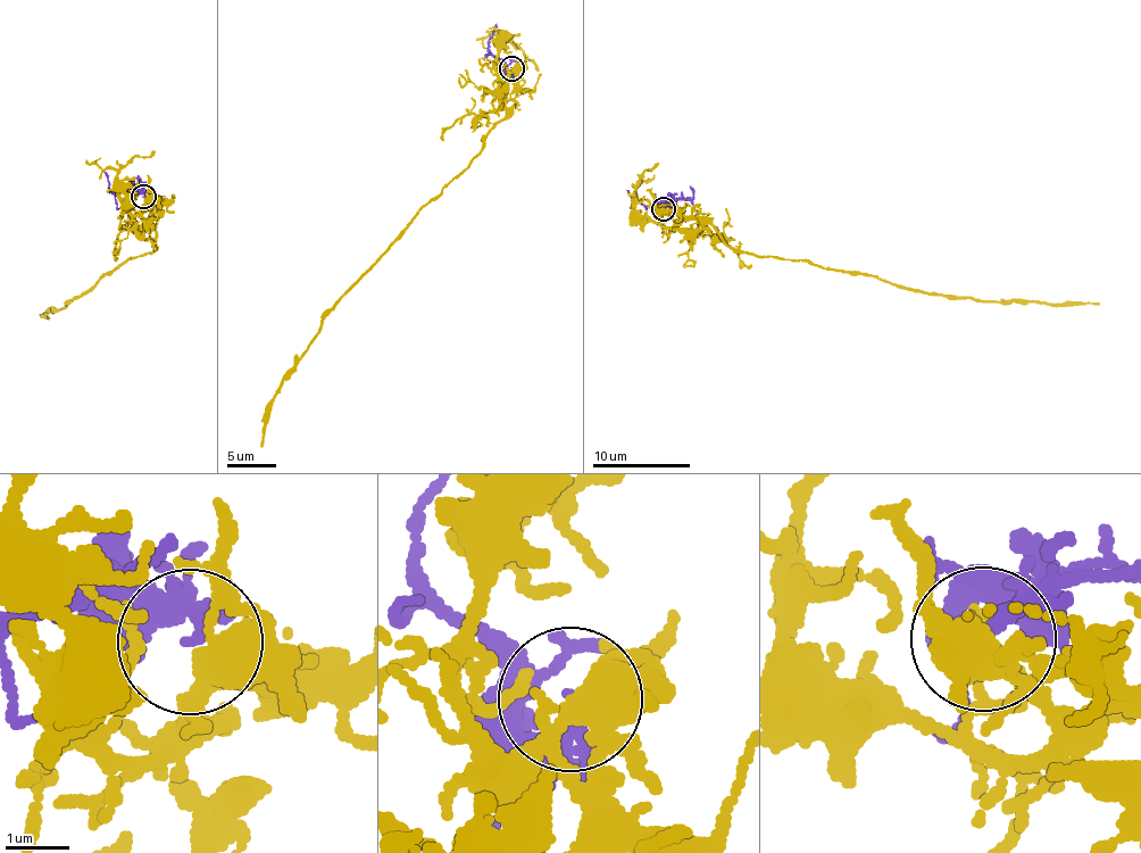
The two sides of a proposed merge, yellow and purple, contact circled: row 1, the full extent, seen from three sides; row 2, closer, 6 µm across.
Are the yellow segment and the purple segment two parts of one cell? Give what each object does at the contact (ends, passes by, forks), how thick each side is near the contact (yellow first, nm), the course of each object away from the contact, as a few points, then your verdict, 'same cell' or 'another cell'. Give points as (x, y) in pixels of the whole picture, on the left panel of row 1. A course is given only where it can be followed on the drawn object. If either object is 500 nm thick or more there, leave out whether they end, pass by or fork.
yellow forks; purple passes by; calibres 400 and 160 nm; course yellow (143, 197), (144, 208), (158, 213), (158, 248), (124, 261), (67, 301), (66, 307), (42, 314), (49, 320); course purple (143, 197), (142, 192), (134, 190), (110, 191), (103, 172); same cell

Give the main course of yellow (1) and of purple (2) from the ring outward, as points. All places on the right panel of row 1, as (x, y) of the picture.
1: (664, 209), (674, 220), (705, 221), (732, 248), (813, 262), (942, 296), (981, 300), (1098, 305)
2: (664, 209), (669, 203), (644, 207), (626, 191)

